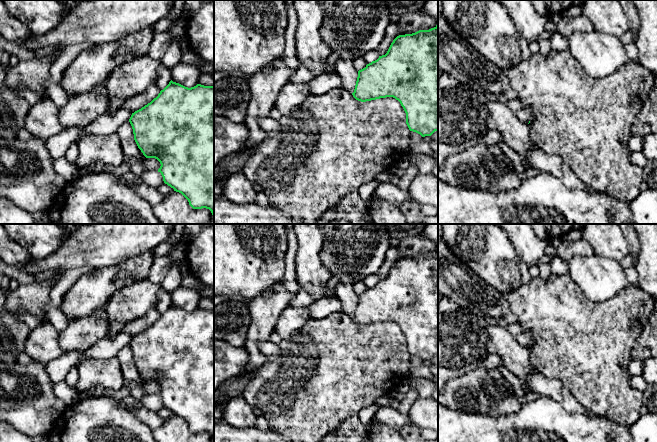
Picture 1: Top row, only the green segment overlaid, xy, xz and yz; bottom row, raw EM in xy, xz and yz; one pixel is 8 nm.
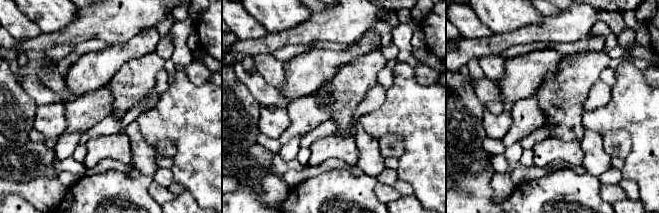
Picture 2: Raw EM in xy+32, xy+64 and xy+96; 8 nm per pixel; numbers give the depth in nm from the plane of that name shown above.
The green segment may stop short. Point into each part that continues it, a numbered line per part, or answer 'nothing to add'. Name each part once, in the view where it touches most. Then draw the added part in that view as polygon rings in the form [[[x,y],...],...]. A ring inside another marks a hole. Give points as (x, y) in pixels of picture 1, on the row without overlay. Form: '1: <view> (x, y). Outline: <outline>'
nothing to add

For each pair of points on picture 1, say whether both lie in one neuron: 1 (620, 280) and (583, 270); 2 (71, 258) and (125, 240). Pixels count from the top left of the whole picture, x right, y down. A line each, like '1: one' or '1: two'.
1: one
2: one

